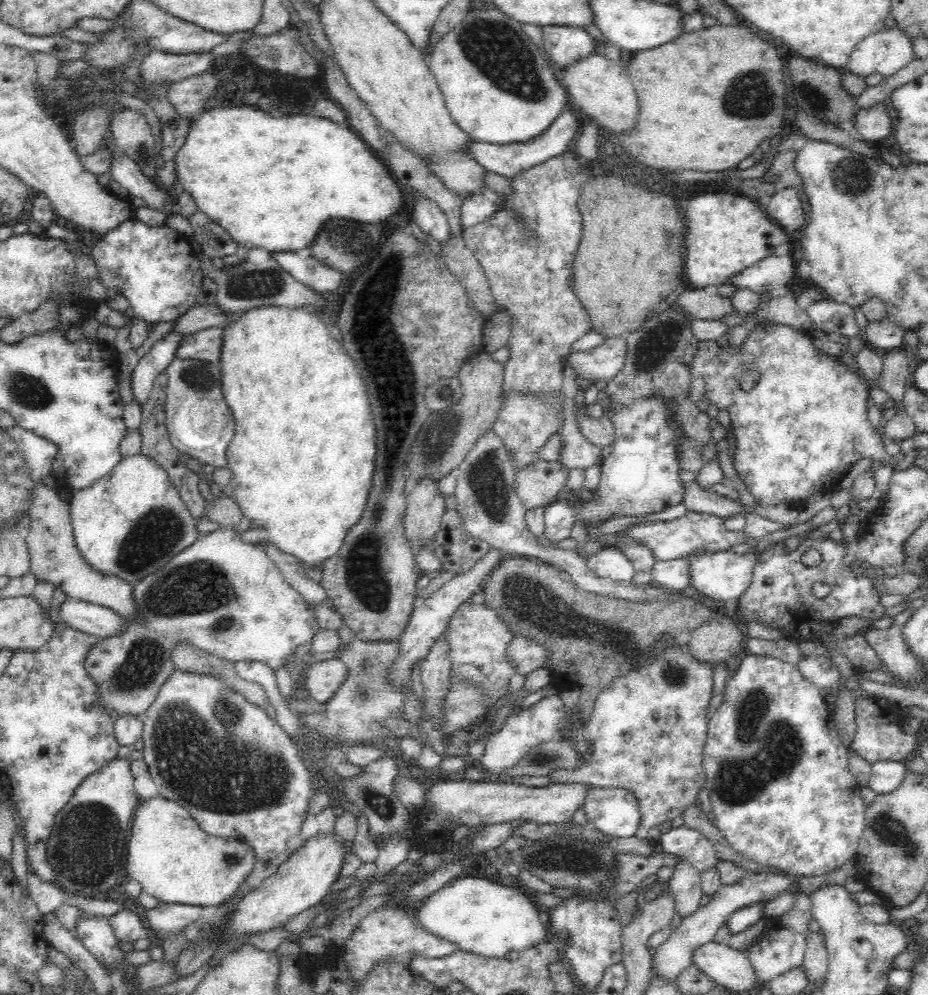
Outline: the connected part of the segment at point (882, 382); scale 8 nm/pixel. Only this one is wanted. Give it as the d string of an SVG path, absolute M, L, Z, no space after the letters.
M904 350L882 351L882 372L878 378L866 378L870 386L888 393L889 398L902 404L905 395L906 376L912 359Z

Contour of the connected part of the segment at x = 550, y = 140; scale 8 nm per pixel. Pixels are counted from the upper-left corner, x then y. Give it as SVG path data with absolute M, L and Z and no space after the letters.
M568 107L554 118L554 122L551 122L542 134L538 134L536 138L532 138L528 142L494 144L471 139L466 153L470 153L470 157L474 158L474 161L478 162L478 165L482 165L488 172L495 172L506 178L514 178L520 172L532 168L552 156L562 154L566 150L566 146L572 142L576 132L578 132L578 120L576 120L576 116L572 115L571 107Z

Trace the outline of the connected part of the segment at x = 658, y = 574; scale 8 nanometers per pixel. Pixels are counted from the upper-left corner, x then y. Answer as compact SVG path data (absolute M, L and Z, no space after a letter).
M688 559L656 561L650 572L654 585L671 592L691 586Z

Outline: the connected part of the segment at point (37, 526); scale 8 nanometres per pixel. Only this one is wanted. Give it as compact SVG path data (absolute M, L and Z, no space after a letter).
M36 482L31 490L31 507L28 512L30 526L25 530L25 541L29 548L30 568L36 584L49 583L55 589L60 589L70 599L84 600L89 603L108 607L121 616L137 618L137 608L132 599L132 583L112 575L102 573L90 568L86 560L80 556L74 543L74 533L69 515L69 503L59 495L57 489L44 486Z

